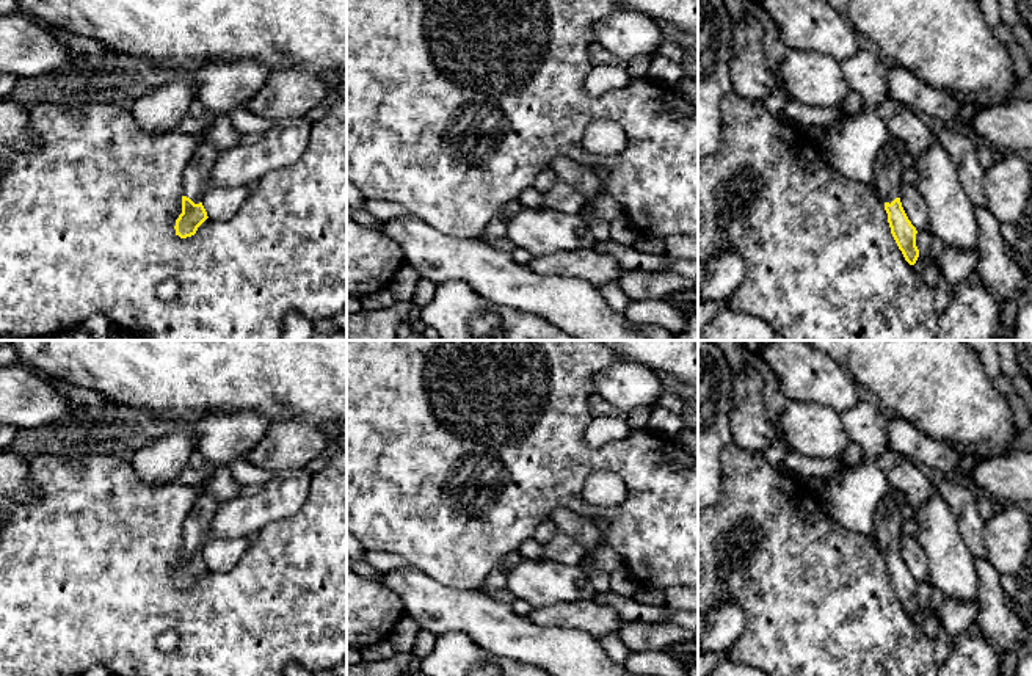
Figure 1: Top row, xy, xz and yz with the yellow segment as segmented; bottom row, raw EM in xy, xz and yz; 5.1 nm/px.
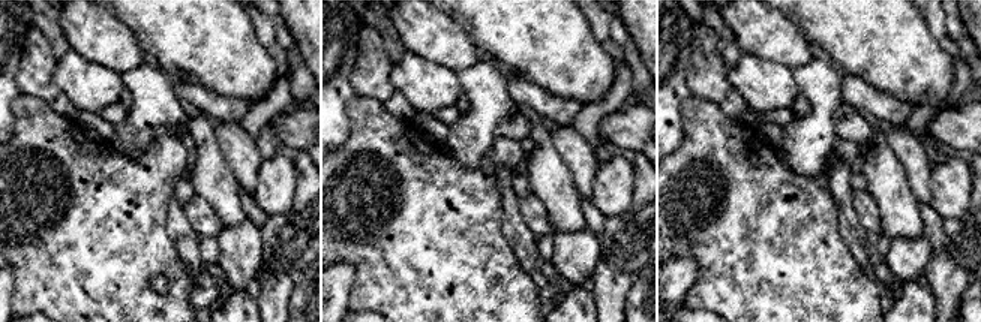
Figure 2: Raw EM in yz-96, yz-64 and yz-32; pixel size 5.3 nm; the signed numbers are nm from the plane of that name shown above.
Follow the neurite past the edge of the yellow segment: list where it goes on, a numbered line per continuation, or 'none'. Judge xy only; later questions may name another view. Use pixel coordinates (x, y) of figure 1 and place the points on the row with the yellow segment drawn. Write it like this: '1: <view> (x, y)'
1: xy (198, 171)

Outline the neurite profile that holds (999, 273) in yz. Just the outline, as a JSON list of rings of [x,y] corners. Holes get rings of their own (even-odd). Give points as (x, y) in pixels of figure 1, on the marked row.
[[[976,207],[976,220],[982,223],[977,273],[980,282],[996,298],[1002,318],[1007,301],[1018,296],[1024,289],[1026,273],[1008,256],[1007,245],[1001,234],[1001,221],[987,207]]]

